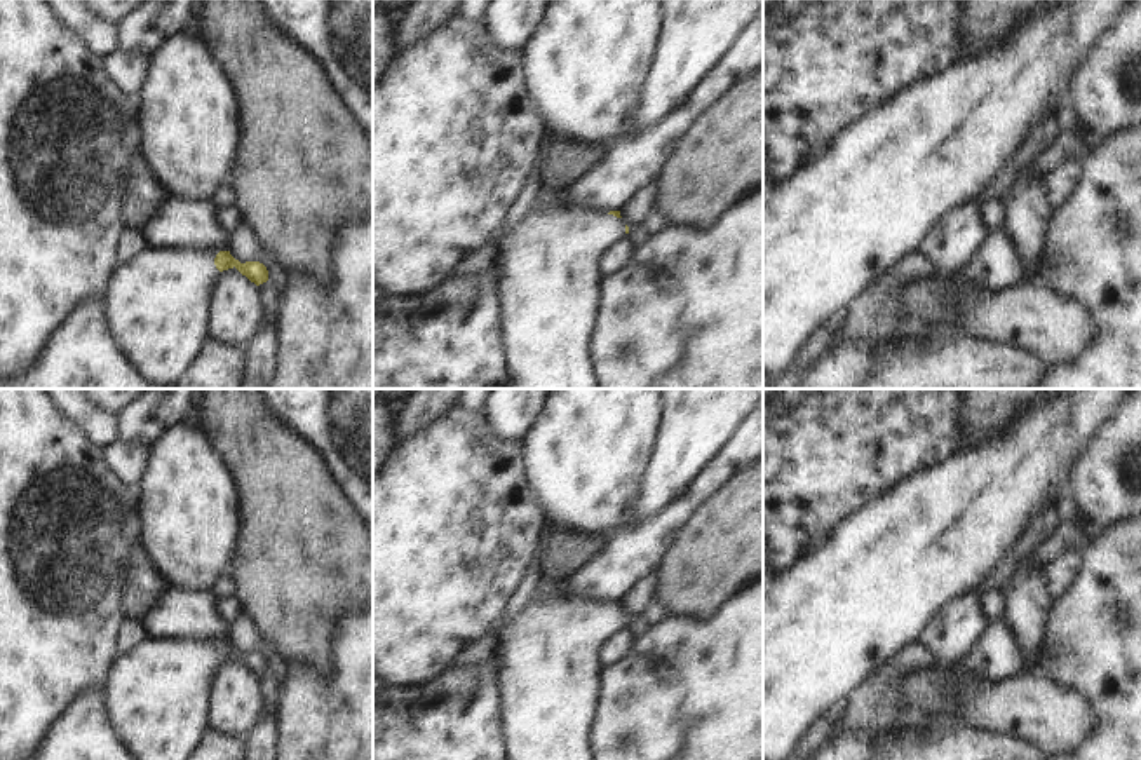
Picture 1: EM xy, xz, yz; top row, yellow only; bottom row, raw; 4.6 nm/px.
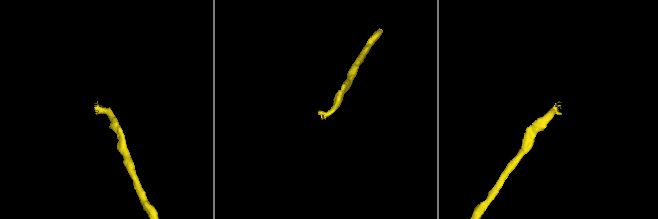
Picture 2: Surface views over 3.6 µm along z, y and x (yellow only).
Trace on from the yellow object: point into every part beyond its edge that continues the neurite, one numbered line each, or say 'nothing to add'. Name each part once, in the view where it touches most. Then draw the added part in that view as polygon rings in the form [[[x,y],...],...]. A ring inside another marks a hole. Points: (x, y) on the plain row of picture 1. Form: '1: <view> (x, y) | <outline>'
1: xy (157, 699) | [[[146,636],[118,655],[118,666],[101,692],[113,729],[136,760],[190,760],[209,730],[213,682],[219,669],[218,643]]]

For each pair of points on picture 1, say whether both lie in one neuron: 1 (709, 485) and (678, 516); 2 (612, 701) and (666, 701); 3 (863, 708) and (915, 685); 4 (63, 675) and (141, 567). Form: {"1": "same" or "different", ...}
{"1": "same", "2": "same", "3": "different", "4": "different"}

